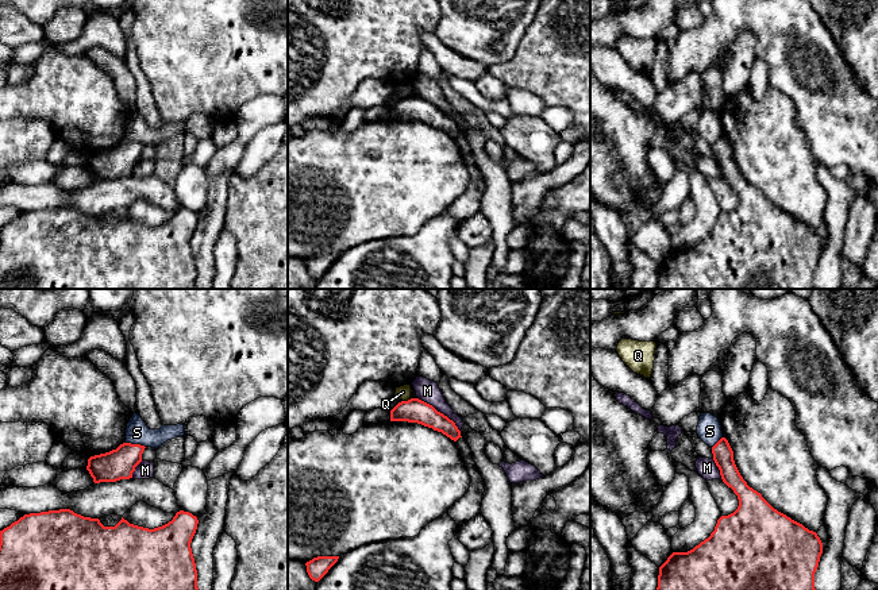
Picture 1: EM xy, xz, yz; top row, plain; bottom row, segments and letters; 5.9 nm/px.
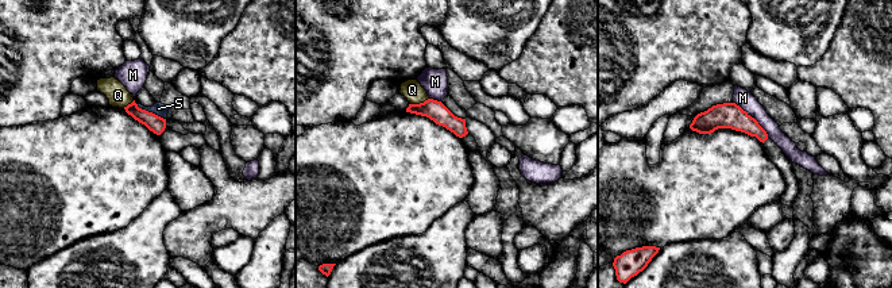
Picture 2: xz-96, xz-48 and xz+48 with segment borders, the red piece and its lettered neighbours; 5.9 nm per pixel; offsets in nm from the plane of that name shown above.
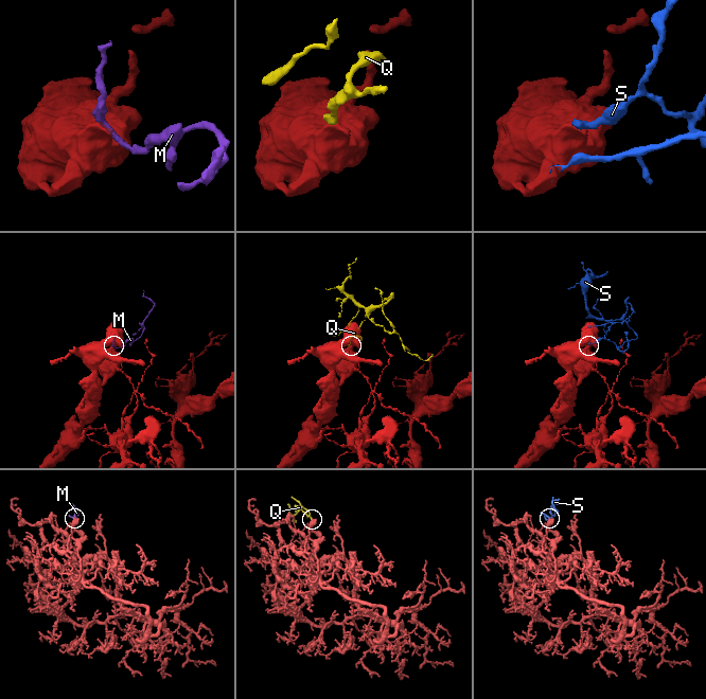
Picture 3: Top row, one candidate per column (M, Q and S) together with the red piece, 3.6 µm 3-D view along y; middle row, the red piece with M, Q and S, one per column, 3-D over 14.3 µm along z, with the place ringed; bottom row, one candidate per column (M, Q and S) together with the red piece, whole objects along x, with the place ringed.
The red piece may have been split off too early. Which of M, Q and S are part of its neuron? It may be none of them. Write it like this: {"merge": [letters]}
{"merge": []}

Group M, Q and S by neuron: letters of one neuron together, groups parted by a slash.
M / Q / S

